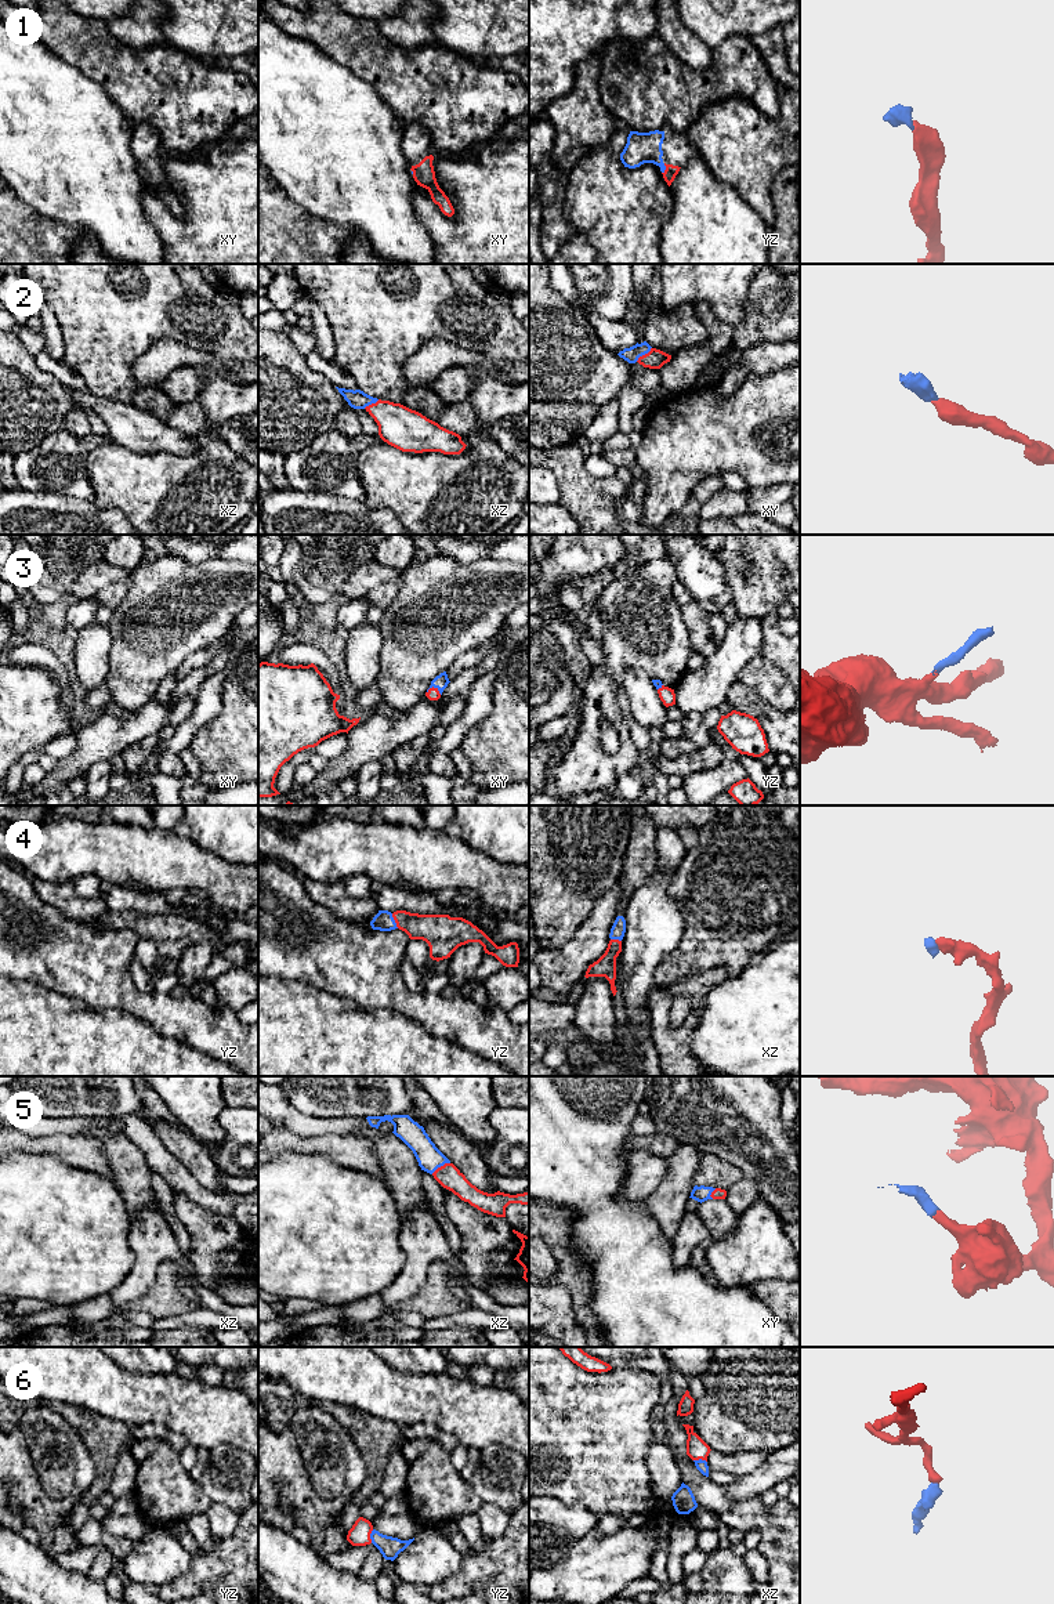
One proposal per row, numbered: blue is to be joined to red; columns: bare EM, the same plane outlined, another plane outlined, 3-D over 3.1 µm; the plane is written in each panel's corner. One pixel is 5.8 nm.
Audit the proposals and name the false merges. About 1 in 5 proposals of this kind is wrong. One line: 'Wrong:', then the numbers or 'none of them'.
Wrong: none of them

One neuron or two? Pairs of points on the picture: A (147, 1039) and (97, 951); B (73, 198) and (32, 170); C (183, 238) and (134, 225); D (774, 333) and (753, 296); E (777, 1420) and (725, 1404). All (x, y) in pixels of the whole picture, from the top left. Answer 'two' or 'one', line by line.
A: two
B: one
C: two
D: one
E: one

